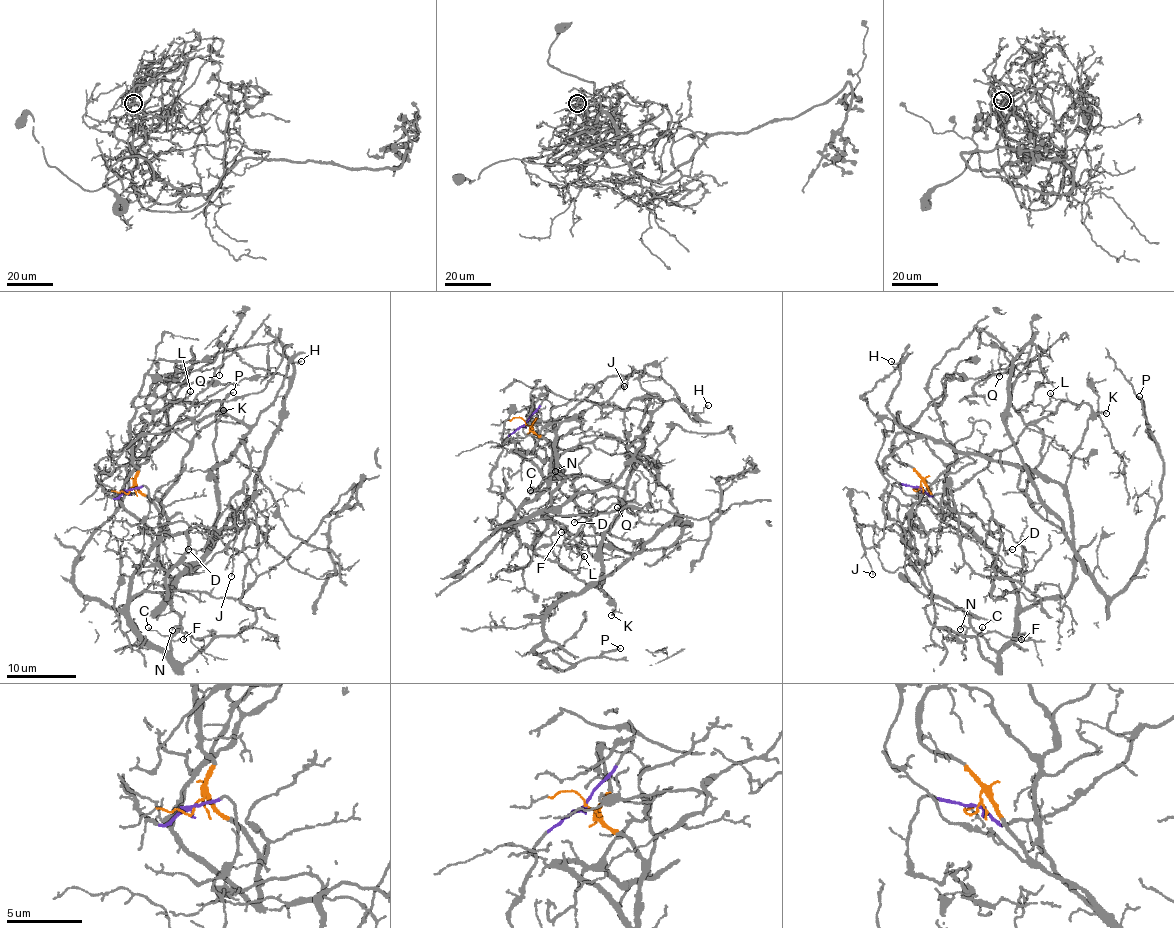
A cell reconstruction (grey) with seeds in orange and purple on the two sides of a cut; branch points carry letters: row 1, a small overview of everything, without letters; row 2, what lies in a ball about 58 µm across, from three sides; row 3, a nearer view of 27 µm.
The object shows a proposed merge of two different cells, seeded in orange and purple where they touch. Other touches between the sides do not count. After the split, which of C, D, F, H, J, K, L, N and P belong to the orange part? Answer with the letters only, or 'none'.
C, D, F, J, N

